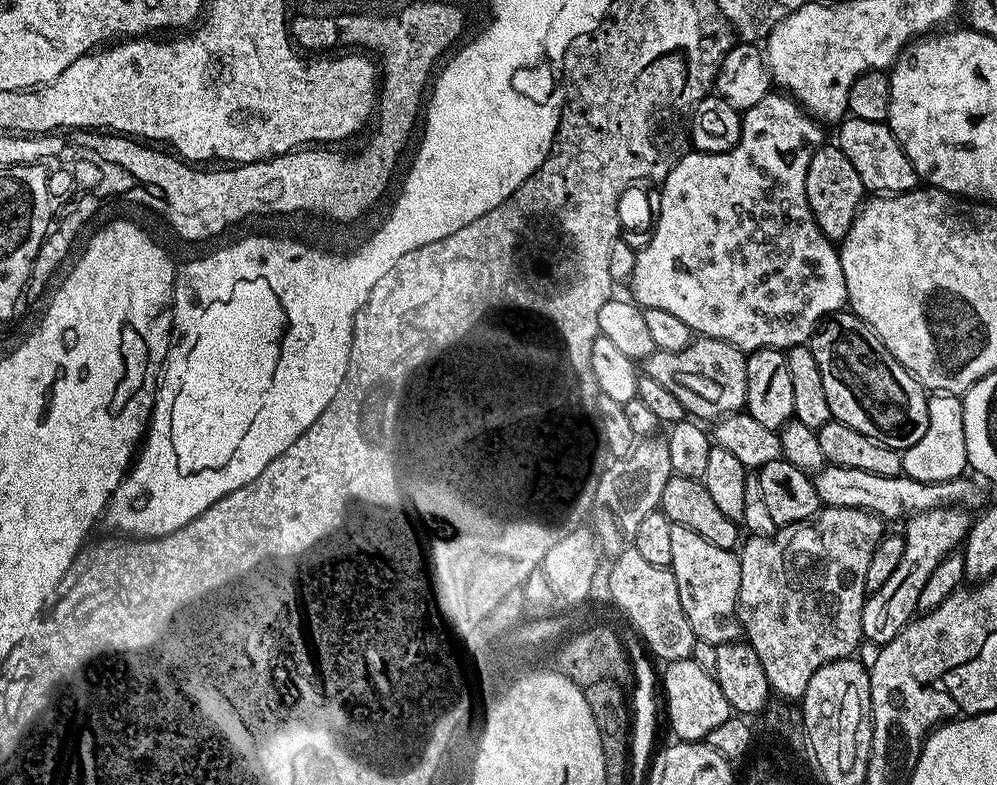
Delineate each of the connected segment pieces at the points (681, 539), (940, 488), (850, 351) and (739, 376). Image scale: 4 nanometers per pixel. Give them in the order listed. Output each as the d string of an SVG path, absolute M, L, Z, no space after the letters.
M673 524L670 530L672 548L671 570L678 582L678 598L682 602L682 610L696 631L697 637L702 640L712 640L720 632L724 620L731 618L738 612L740 603L740 558L731 548L714 546L714 542L706 542L702 534L694 534L694 530L686 530L686 526Z
M828 464L815 473L814 479L821 505L829 508L861 508L888 522L900 519L903 521L914 515L915 512L925 512L935 508L957 506L965 510L969 508L976 510L981 507L980 492L976 489L975 484L977 481L968 480L967 475L962 475L957 480L923 484L903 474L883 476L867 473L866 470L850 470L846 466Z
M841 310L824 317L812 333L810 347L814 362L818 362L818 370L822 373L822 386L826 389L826 402L830 402L833 420L858 430L858 434L866 434L879 444L897 450L914 446L914 442L918 442L918 438L926 434L929 393L904 369L898 358L894 358L894 354L886 350L878 334L874 334L872 327L862 322L862 318L855 316L851 310Z
M700 336L688 347L677 352L655 351L646 361L646 375L654 382L666 386L678 402L682 402L689 417L701 421L715 421L730 412L739 412L745 407L746 398L746 356L730 342Z

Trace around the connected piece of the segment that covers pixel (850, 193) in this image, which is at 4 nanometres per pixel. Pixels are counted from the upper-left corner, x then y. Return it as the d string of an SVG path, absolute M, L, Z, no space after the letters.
M825 143L810 158L810 166L806 170L806 198L825 238L833 242L843 240L865 203L866 189L850 158L846 158L844 151L835 143Z

